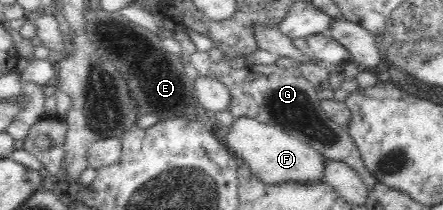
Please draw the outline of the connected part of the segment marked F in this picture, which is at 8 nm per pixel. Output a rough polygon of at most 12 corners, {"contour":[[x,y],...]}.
{"contour":[[248,116],[226,142],[266,184],[317,181],[323,156]]}

